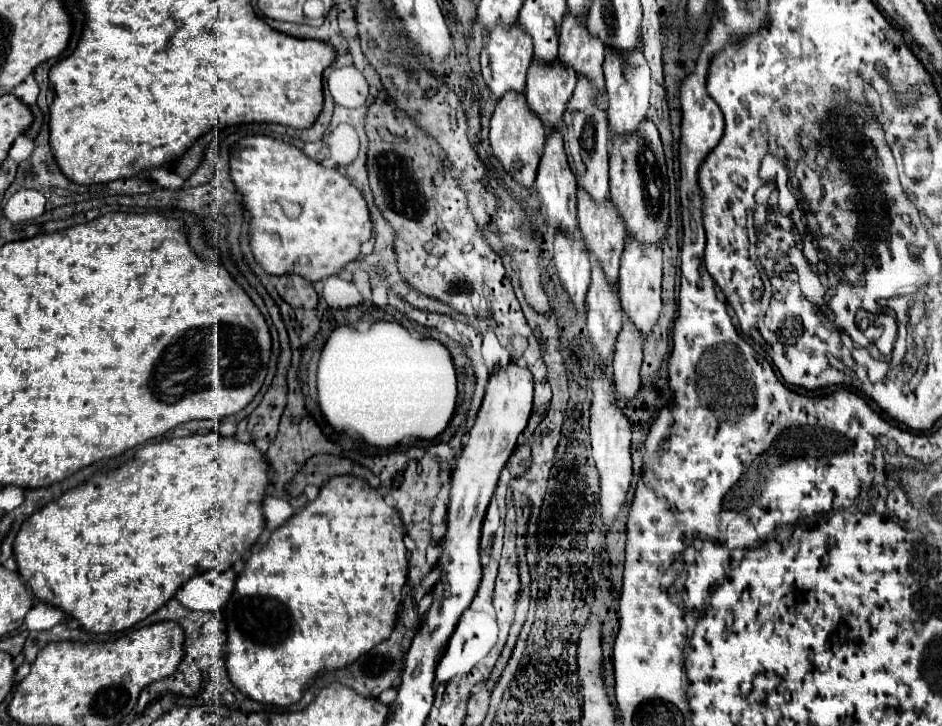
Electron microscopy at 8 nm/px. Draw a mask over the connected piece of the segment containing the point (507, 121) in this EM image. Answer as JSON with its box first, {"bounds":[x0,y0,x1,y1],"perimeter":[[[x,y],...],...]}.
{"bounds":[489,96,547,188],"perimeter":[[[505,96],[503,102],[497,104],[491,118],[491,132],[489,132],[493,156],[523,188],[531,188],[535,182],[545,140],[547,140],[547,132],[543,132],[543,128],[539,128],[539,120],[535,120],[535,116],[527,112],[525,96]]]}

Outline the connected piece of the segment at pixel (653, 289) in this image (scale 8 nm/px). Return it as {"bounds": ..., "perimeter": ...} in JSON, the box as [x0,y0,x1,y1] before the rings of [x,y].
{"bounds":[619,242,661,338],"perimeter":[[[625,242],[619,270],[619,300],[625,318],[637,328],[637,332],[647,338],[661,314],[661,246],[659,248],[639,248],[639,244]]]}

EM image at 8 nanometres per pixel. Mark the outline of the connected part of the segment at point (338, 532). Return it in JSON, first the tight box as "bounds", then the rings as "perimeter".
{"bounds":[221,476,407,708],"perimeter":[[[335,476],[327,484],[323,484],[317,500],[307,502],[307,506],[301,512],[293,514],[283,526],[273,530],[269,534],[267,544],[259,552],[253,552],[249,556],[249,560],[245,562],[241,574],[237,574],[235,590],[233,590],[229,602],[225,604],[225,608],[221,610],[221,622],[227,632],[225,666],[227,666],[231,684],[241,694],[245,694],[247,698],[251,698],[255,702],[277,706],[277,708],[287,708],[301,700],[307,684],[319,672],[331,672],[337,668],[345,668],[347,664],[353,664],[359,656],[367,654],[375,644],[387,640],[387,636],[391,634],[391,628],[395,624],[395,612],[401,602],[401,590],[407,582],[407,556],[405,556],[403,534],[405,534],[405,530],[401,528],[401,518],[397,516],[395,508],[387,506],[383,502],[383,496],[379,496],[377,490],[373,490],[365,480],[353,478],[353,476]]]}

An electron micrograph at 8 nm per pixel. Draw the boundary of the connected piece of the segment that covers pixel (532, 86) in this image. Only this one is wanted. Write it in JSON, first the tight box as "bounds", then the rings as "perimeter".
{"bounds":[527,60,575,132],"perimeter":[[[535,60],[531,62],[531,72],[527,72],[527,106],[541,120],[549,132],[561,132],[563,112],[575,90],[575,76],[567,72],[559,62],[555,68],[539,68]]]}

